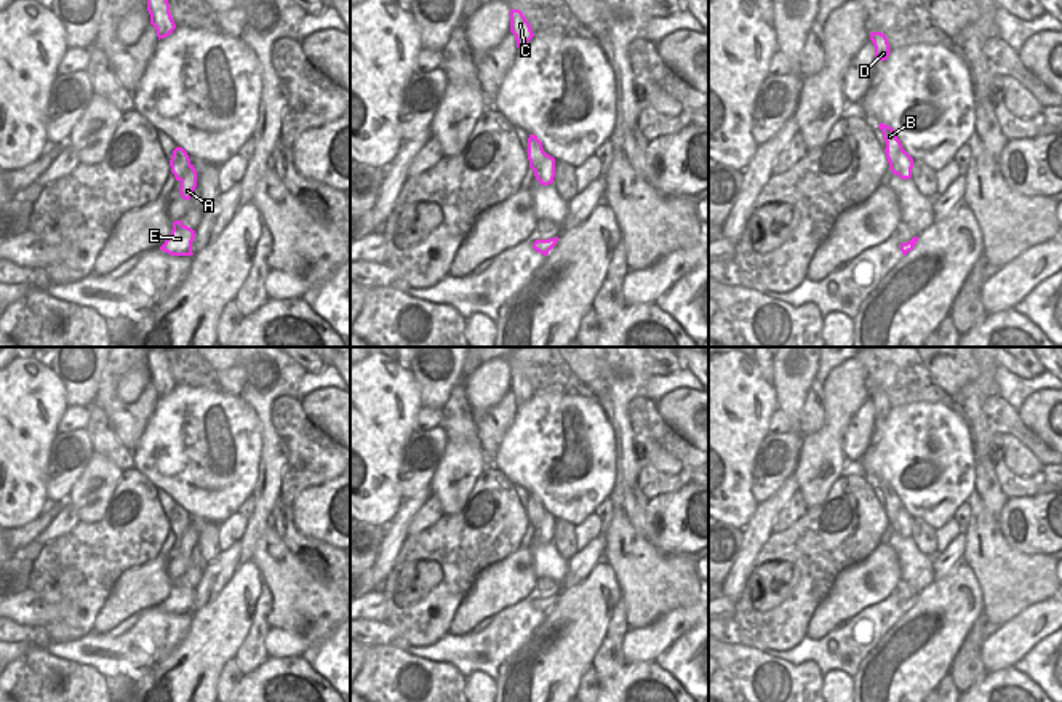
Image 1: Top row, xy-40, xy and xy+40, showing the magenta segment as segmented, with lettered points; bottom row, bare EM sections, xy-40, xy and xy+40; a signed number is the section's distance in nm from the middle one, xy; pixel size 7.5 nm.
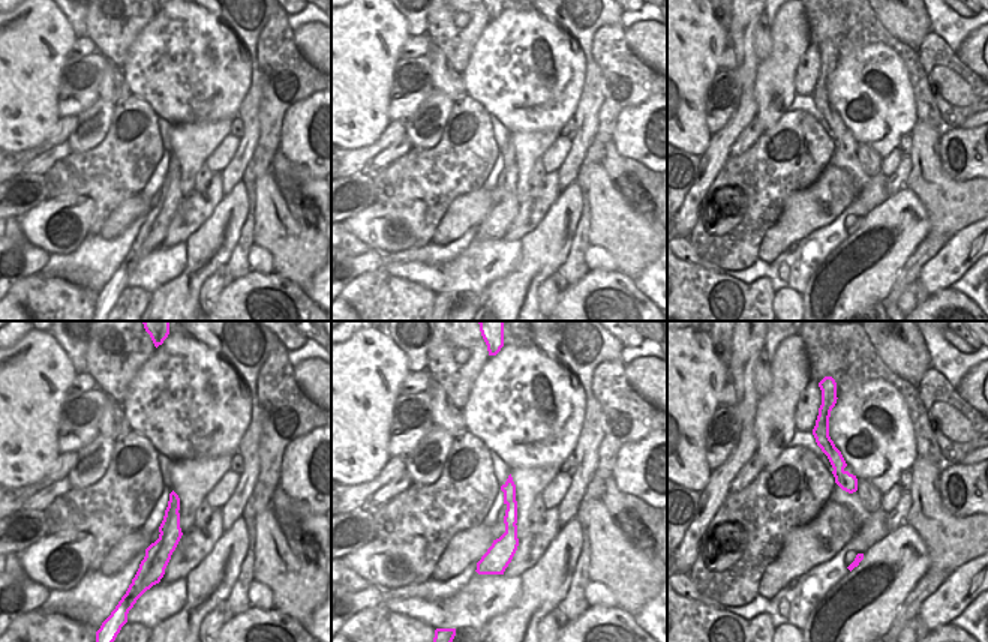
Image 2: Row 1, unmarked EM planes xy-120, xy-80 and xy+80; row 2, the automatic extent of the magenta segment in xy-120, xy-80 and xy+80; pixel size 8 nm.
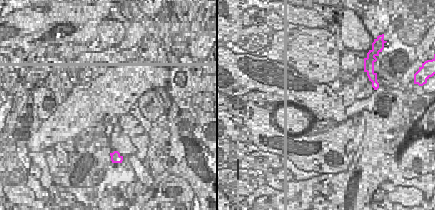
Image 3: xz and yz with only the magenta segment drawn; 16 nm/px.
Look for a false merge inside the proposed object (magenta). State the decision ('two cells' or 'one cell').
two cells

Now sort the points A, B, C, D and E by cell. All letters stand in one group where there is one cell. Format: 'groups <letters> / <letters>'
groups A E / B C D

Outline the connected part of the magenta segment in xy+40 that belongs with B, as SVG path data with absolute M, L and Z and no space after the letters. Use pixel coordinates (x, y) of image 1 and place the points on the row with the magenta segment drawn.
M880 123L878 128L881 130L883 139L886 142L884 152L886 152L886 158L888 158L888 163L889 163L889 170L892 171L892 174L896 174L892 166L896 165L896 162L899 160L900 152L904 150L902 144L897 139L897 136L896 136L896 133L891 126L888 126L884 123Z

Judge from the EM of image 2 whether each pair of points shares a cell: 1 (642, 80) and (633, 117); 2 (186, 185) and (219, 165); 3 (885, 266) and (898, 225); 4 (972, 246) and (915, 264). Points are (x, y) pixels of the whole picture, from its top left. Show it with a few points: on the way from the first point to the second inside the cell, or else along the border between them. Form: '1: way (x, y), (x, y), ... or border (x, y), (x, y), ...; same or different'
1: border (651, 96), (630, 107); different
2: border (228, 135), (204, 162); different
3: way (885, 255), (895, 243), (895, 236); same
4: border (949, 237), (925, 263), (918, 278); different

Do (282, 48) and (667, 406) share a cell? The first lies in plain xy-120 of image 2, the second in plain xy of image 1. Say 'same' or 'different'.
different

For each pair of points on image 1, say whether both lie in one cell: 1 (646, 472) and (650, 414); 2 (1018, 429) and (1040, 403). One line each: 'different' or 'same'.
1: different
2: different

